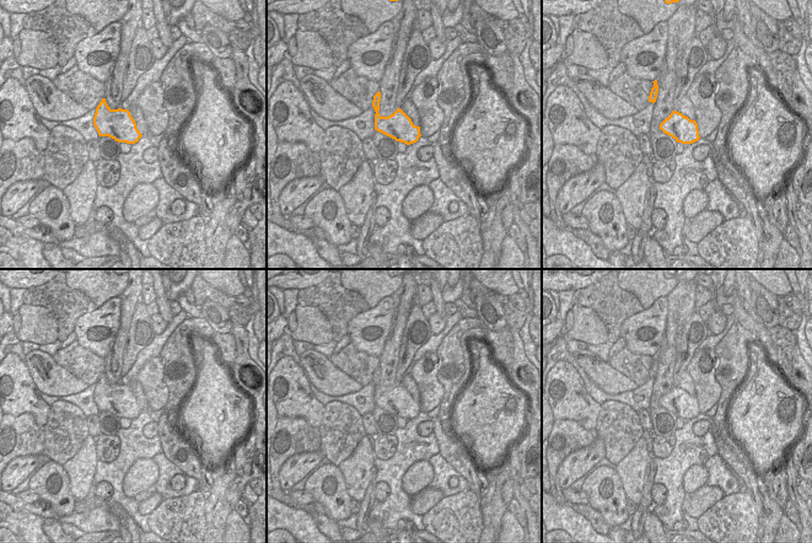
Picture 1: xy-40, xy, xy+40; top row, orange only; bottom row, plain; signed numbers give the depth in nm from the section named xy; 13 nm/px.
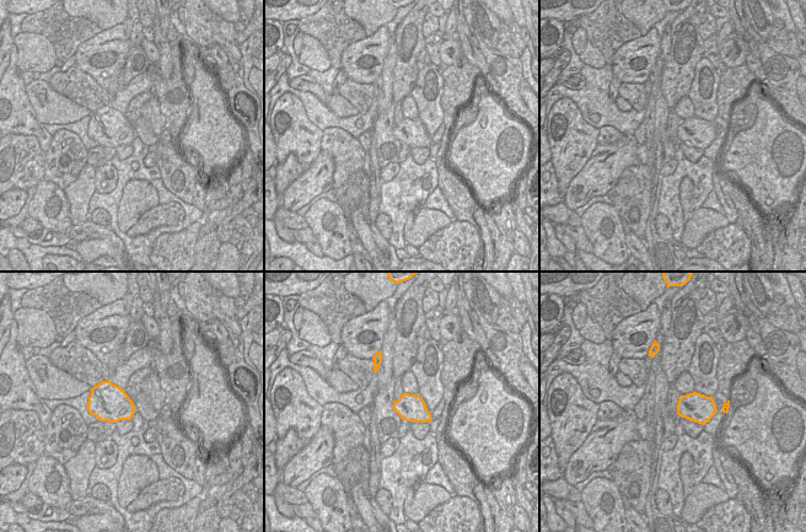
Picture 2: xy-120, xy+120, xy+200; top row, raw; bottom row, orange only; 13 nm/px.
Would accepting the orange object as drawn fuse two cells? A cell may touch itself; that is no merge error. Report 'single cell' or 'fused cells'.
single cell

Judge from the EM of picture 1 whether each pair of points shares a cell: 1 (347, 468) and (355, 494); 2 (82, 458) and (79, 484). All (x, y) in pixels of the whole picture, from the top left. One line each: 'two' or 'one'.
1: one
2: one

